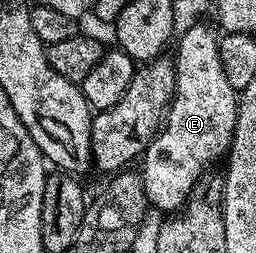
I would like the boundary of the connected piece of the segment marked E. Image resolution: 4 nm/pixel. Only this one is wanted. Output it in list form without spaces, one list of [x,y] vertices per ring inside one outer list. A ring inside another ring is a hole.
[[[193,25],[180,37],[181,34],[175,41],[173,101],[165,114],[163,128],[145,148],[139,165],[141,182],[154,210],[180,210],[198,188],[197,180],[204,175],[205,168],[228,154],[237,122],[239,93],[227,83],[223,59],[219,59],[218,34],[213,34],[205,25]]]

